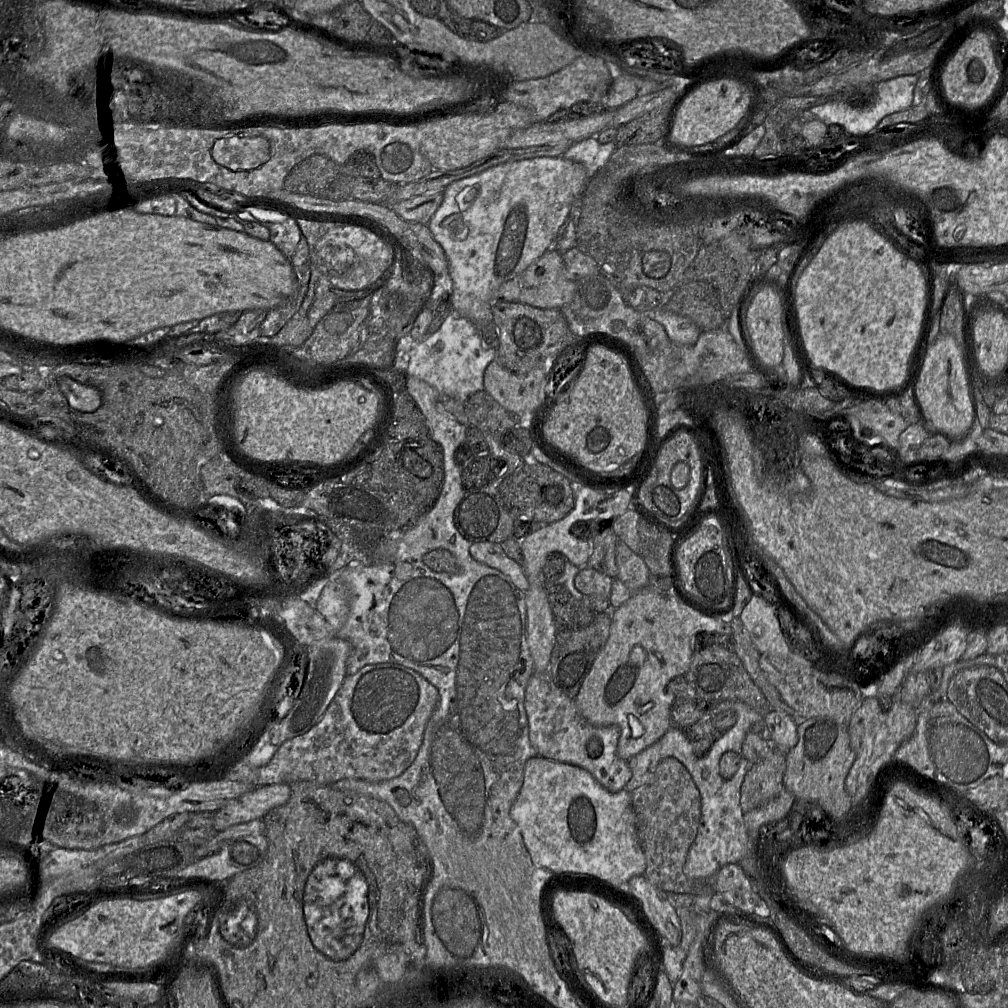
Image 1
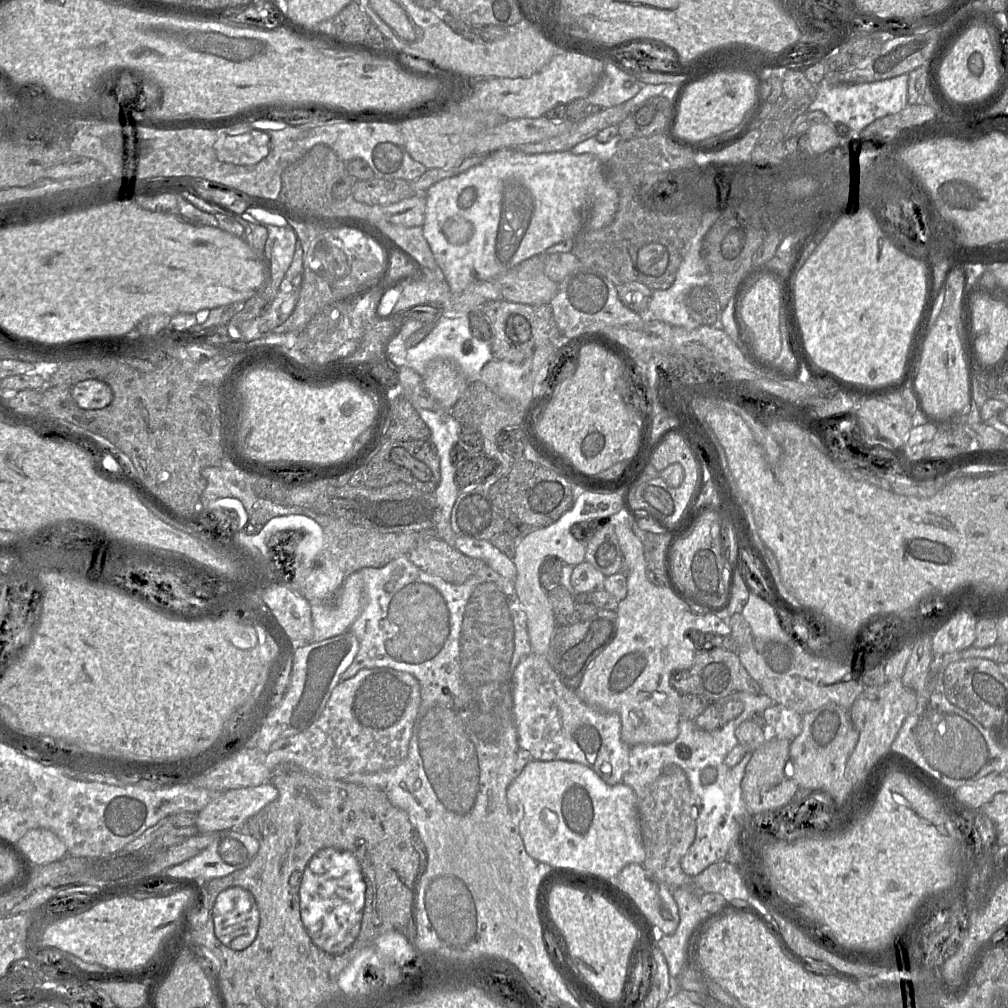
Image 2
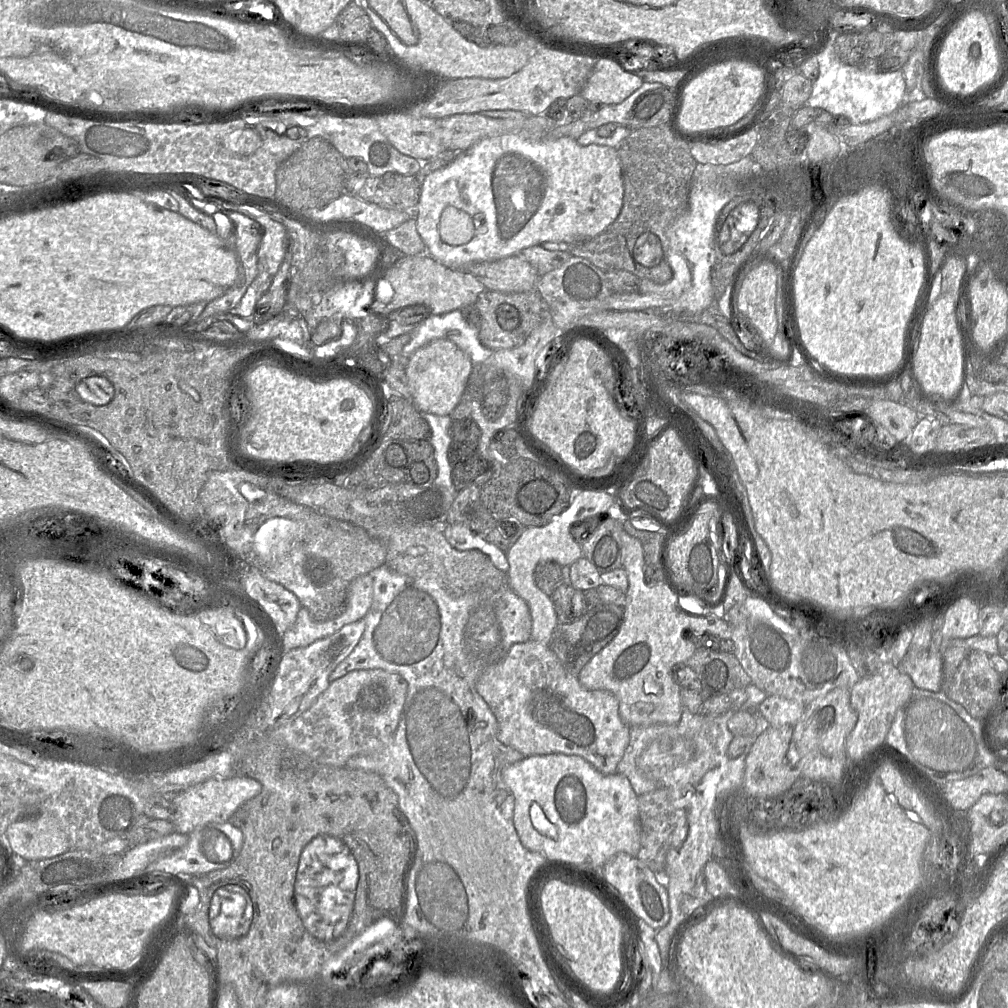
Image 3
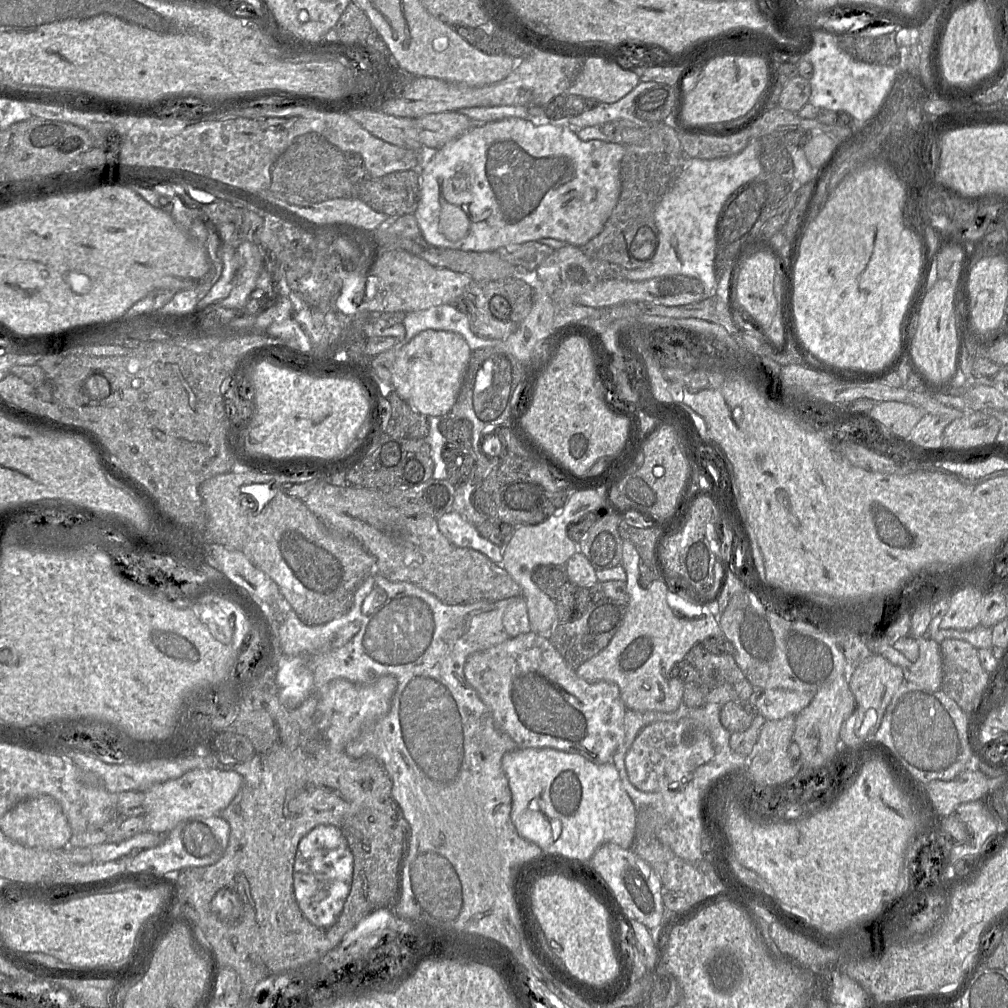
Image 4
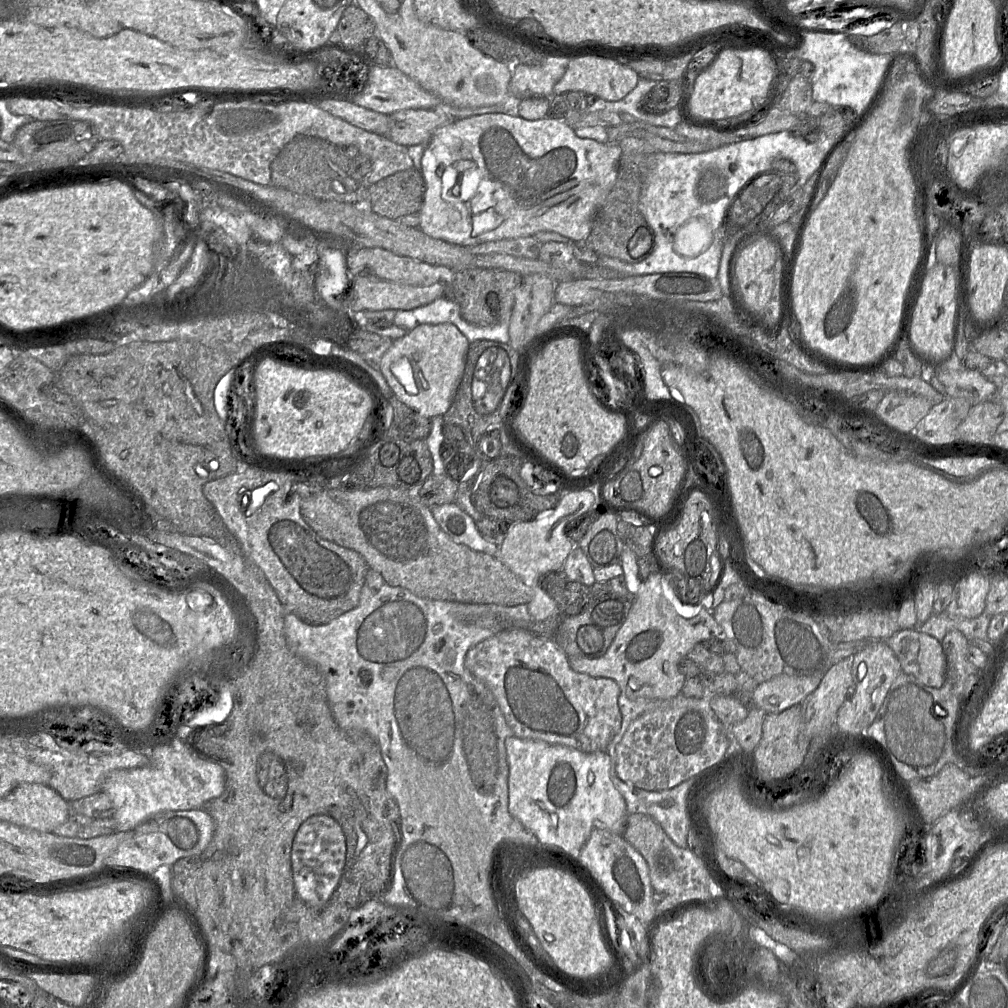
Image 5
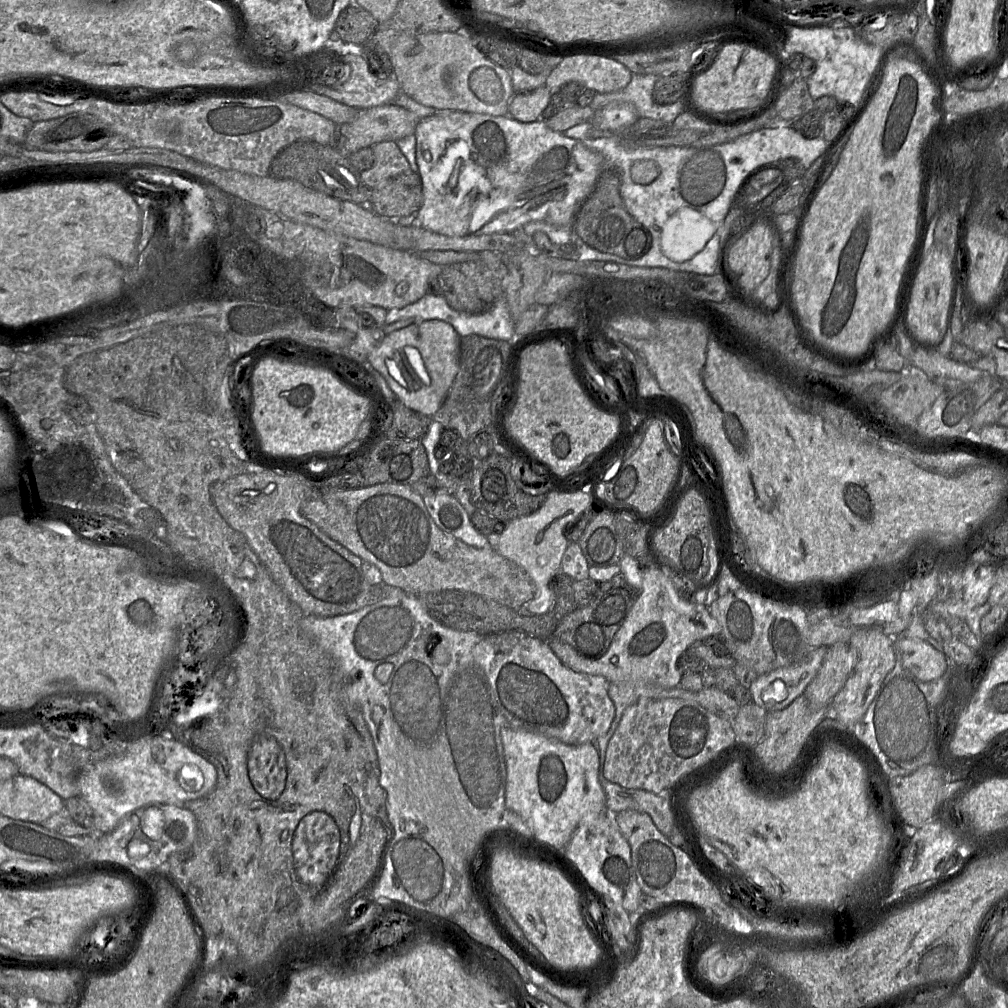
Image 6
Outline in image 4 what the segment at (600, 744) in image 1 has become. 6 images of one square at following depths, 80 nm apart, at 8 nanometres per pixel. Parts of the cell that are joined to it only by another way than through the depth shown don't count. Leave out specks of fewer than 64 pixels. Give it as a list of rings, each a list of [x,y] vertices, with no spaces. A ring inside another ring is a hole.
[[[533,631],[508,638],[471,654],[466,660],[464,674],[492,714],[496,726],[509,735],[518,748],[552,748],[579,754],[597,764],[612,763],[625,734],[627,709],[619,687],[609,681],[589,682],[579,677],[549,638]]]

